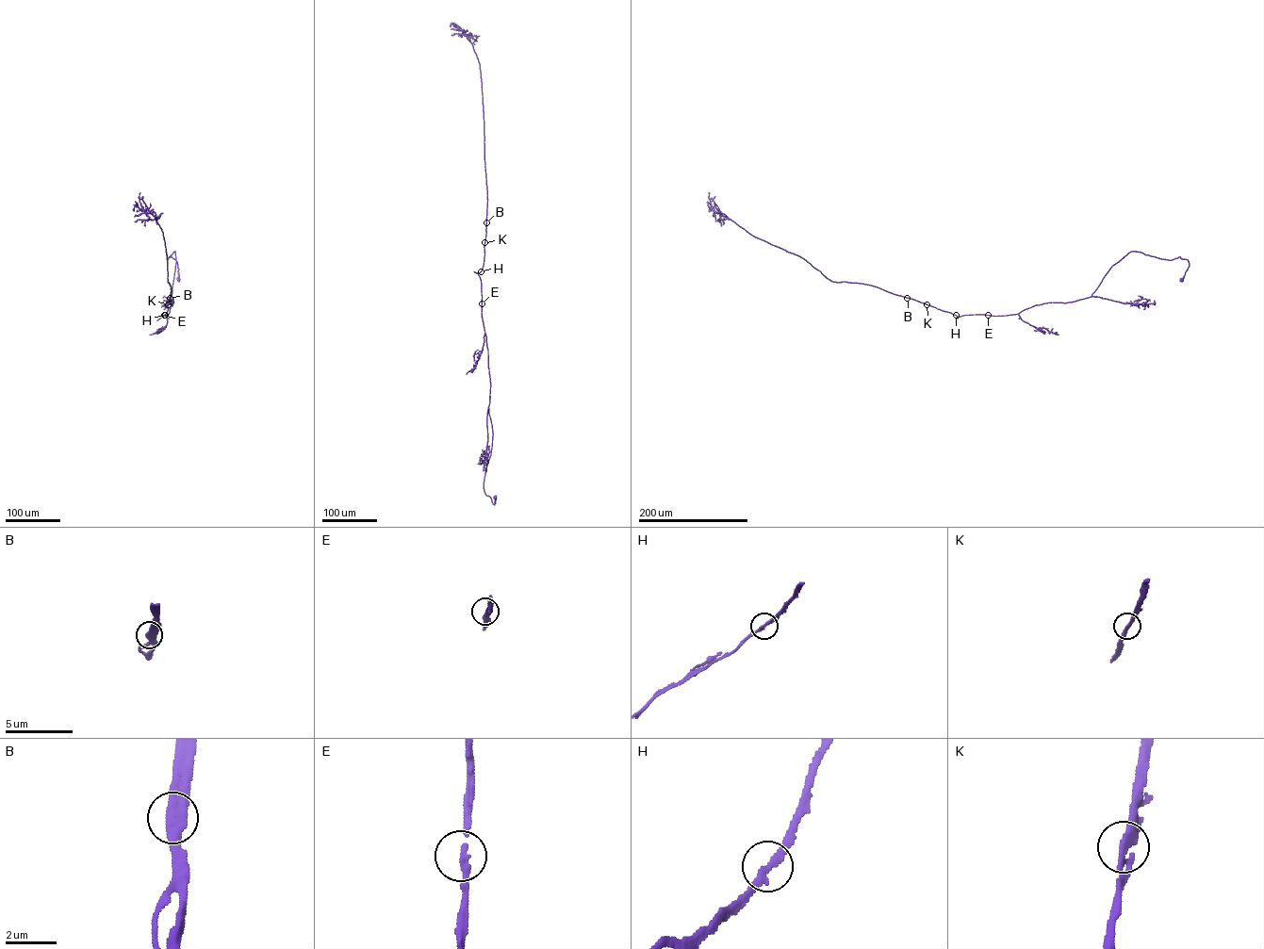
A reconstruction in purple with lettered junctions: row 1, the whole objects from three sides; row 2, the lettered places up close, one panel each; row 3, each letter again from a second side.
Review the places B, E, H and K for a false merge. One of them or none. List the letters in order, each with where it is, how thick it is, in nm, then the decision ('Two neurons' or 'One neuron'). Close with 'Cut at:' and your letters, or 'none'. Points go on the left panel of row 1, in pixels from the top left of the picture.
B: Place: (170, 298). Thickness 340 nm. One neuron
E: Place: (165, 315). Thickness 240 nm. One neuron
H: Place: (164, 315). Thickness 240 nm. One neuron
K: Place: (168, 304). Thickness 280 nm. One neuron
Cut at: none

